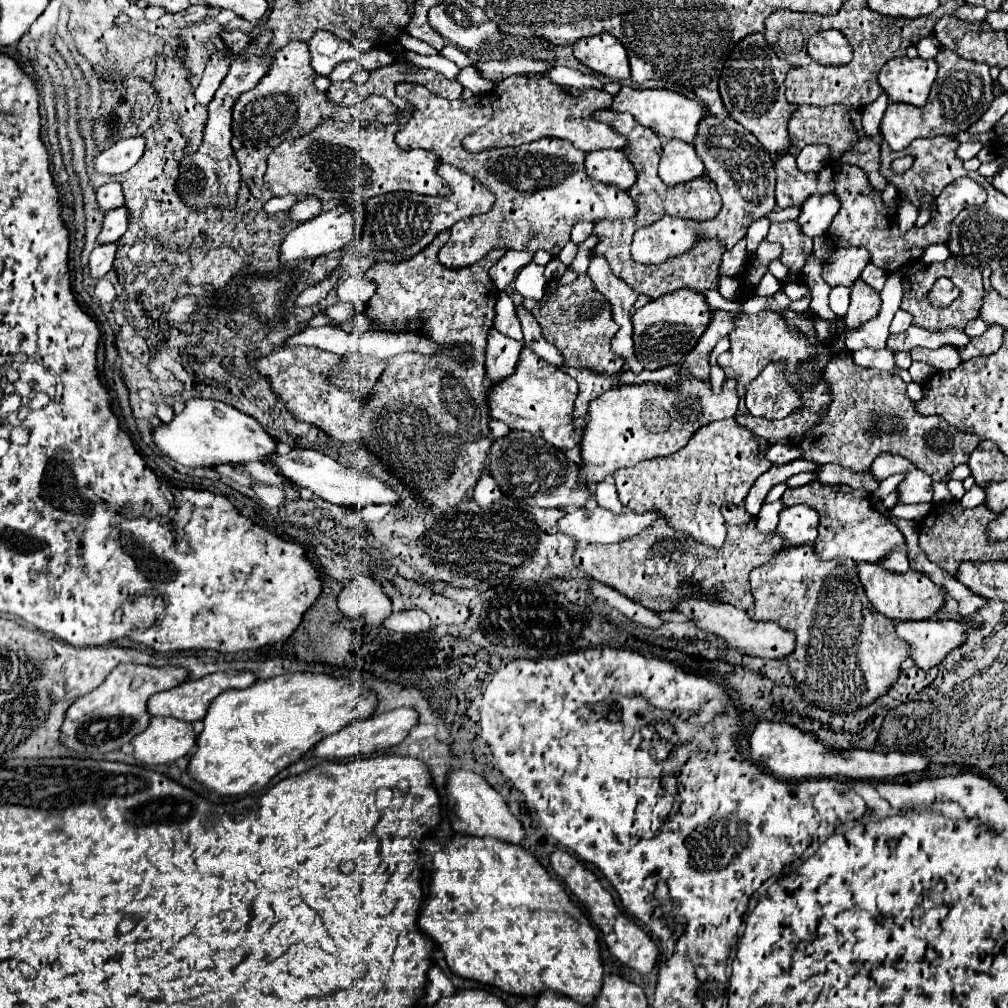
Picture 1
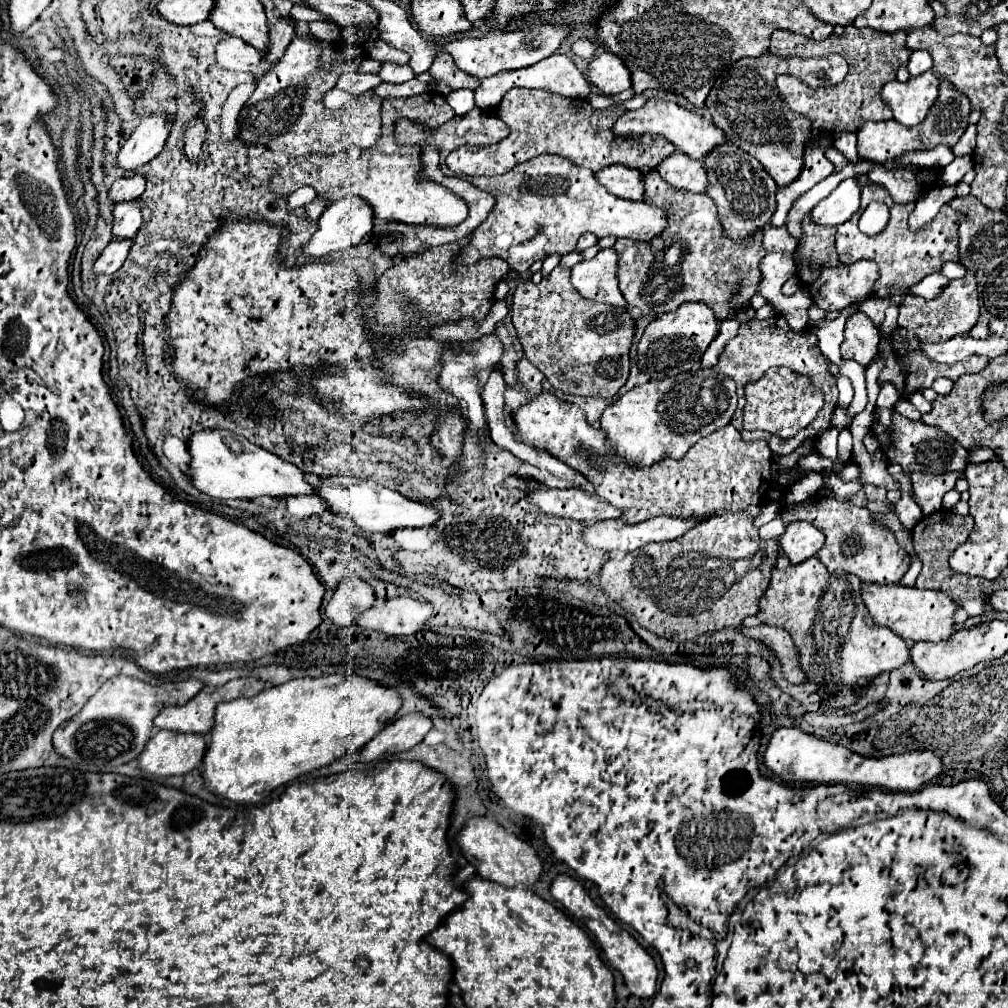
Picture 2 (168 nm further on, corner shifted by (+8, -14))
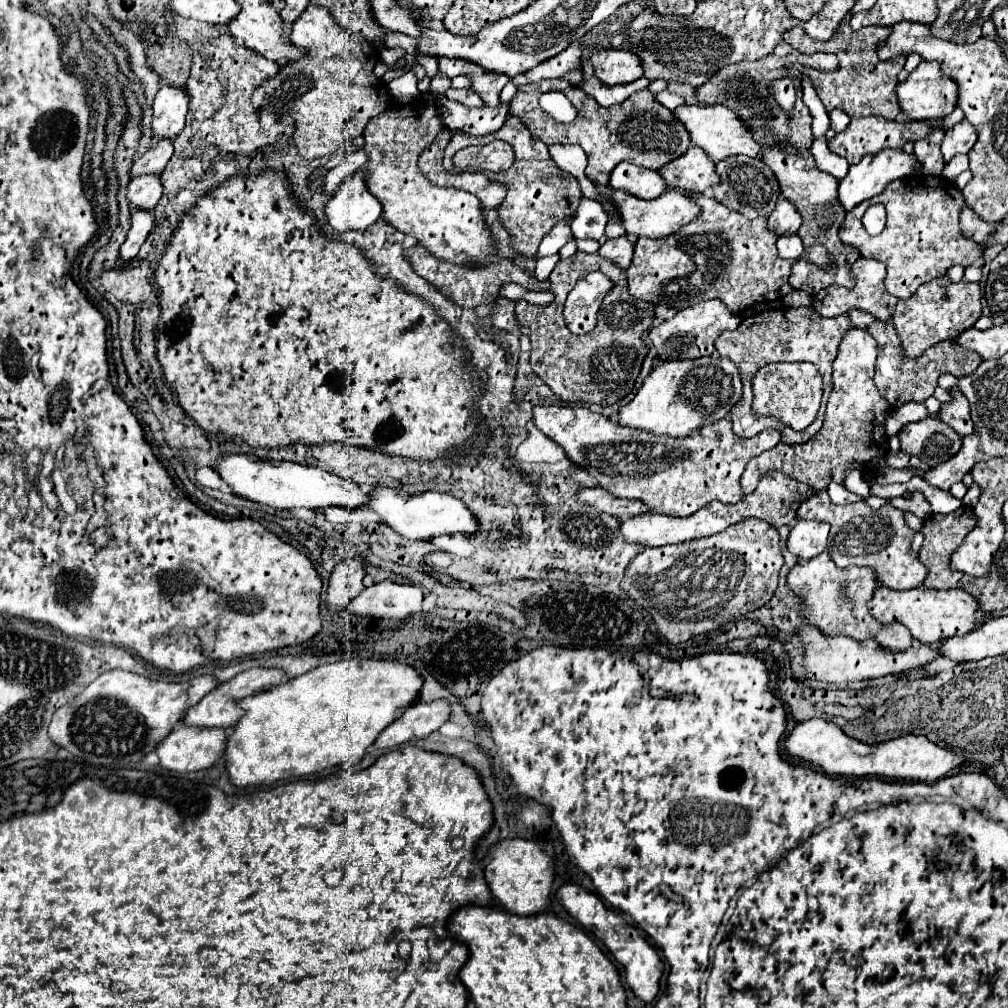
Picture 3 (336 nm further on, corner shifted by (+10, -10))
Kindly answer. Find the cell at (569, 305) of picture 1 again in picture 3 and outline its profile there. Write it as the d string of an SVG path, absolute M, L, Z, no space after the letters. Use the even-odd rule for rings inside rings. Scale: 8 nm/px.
M576 252L574 256L560 260L550 274L550 288L554 300L548 306L530 304L526 300L516 302L516 320L522 328L530 332L532 370L552 388L552 392L566 402L596 402L596 404L614 404L622 400L634 386L634 380L640 372L642 360L646 356L646 346L642 334L652 328L652 310L654 304L638 302L626 290L626 278L610 260L602 260L598 254ZM600 270L612 282L612 290L604 296L598 324L588 334L572 334L564 322L562 310L568 292L576 282L580 282L588 272Z

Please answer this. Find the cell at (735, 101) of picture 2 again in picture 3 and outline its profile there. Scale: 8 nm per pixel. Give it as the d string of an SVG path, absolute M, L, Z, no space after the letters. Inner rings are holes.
M782 42L782 52L772 52L760 60L754 62L736 62L730 66L724 66L722 70L718 70L706 84L702 84L696 90L696 98L700 104L722 104L726 108L730 108L732 112L738 114L738 118L746 124L746 128L752 132L754 140L762 146L762 162L766 162L766 166L772 168L772 172L778 178L780 184L780 192L782 196L792 202L796 206L796 210L802 216L802 226L798 230L798 236L804 242L804 248L810 248L814 244L822 244L828 248L830 258L834 260L828 268L822 270L822 266L816 266L804 258L798 258L792 264L792 274L790 274L790 286L804 290L808 294L816 294L818 290L830 286L830 284L844 284L844 286L852 286L852 280L848 276L850 266L858 260L858 250L854 250L852 246L844 246L842 242L838 242L838 226L842 224L846 212L842 210L842 206L838 206L838 180L822 170L816 168L814 156L810 152L812 146L812 116L806 108L806 104L802 102L800 96L800 88L798 88L798 98L796 104L790 112L782 110L778 106L778 102L774 102L772 94L768 92L768 82L772 84L774 80L786 76L784 66L788 64L804 64L810 66L814 70L820 72L834 72L838 70L838 58L836 54L826 54L826 52L816 52L816 54L800 54L798 50L794 50L790 44ZM788 148L794 148L794 152L790 152Z

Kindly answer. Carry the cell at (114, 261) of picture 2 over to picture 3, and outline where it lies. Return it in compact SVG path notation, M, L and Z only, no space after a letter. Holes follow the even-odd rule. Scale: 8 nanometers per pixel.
M132 210L130 230L128 230L126 240L120 246L120 254L118 254L118 258L122 262L128 262L128 260L132 260L138 254L142 242L146 240L146 234L154 228L154 218L152 216L154 214L146 212L146 210Z

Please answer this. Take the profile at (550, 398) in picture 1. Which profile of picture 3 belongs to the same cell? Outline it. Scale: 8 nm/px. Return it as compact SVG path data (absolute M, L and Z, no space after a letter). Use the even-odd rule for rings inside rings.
M540 404L534 406L532 418L534 418L534 426L542 430L550 440L554 440L560 448L564 448L564 452L574 464L588 470L600 488L608 490L616 498L642 500L650 512L660 512L670 516L690 516L712 500L720 500L724 504L740 502L744 498L740 478L746 470L746 464L754 456L774 448L780 442L780 430L764 430L750 440L738 438L732 432L732 422L726 418L714 422L714 426L704 426L702 430L694 430L694 434L688 434L686 438L658 438L642 430L622 428L616 422L608 420L606 416L594 414L584 406Z

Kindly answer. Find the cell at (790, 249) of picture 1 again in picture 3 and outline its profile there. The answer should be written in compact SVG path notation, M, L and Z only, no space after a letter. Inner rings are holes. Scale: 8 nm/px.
M780 200L778 206L774 208L774 212L768 218L768 228L770 232L774 232L776 236L782 234L796 234L800 228L800 214L794 210L794 206L790 206L790 202Z

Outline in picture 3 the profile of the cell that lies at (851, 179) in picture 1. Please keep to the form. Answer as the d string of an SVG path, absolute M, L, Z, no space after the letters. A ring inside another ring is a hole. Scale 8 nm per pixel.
M912 176L910 180L894 180L878 196L860 202L850 210L838 230L838 236L844 244L858 248L860 256L874 258L886 264L886 290L896 298L908 298L914 290L930 282L950 266L970 266L976 258L982 256L982 250L974 242L962 238L958 228L958 212L964 206L962 192L946 180ZM882 202L888 212L886 228L880 236L868 236L860 218L868 206Z

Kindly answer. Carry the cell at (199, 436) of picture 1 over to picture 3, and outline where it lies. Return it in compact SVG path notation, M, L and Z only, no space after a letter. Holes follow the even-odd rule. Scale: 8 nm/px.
M226 454L216 462L218 476L232 488L236 496L248 498L258 504L268 504L278 510L310 508L322 510L328 506L342 506L354 510L366 504L366 494L360 488L336 474L330 474L316 466L302 466L296 462L270 462L254 458L252 454Z

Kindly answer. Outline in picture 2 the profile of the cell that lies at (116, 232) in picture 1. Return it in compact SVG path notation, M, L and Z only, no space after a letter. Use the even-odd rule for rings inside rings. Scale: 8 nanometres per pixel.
M138 200L118 202L114 208L114 236L116 238L134 238L136 230L142 226L142 212Z

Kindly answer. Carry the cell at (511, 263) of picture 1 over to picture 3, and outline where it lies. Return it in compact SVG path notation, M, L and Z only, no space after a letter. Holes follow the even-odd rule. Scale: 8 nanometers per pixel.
M558 222L558 224L542 238L540 248L538 248L538 256L558 254L558 250L560 250L568 240L572 240L570 224L568 224L568 222Z

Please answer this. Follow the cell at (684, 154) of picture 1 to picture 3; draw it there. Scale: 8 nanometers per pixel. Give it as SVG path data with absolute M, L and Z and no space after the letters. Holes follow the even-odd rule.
M690 146L686 154L668 162L658 172L668 186L676 186L686 192L706 192L718 184L714 162L710 162L706 152L698 146Z

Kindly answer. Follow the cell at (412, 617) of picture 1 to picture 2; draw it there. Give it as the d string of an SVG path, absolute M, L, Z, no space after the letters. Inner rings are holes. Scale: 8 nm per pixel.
M398 596L392 600L376 602L372 610L366 610L356 618L360 628L382 630L392 636L408 636L422 628L422 624L430 618L432 604L420 602L410 596Z

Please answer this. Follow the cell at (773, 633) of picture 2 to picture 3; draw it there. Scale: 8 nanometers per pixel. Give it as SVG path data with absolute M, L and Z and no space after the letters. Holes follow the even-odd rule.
M802 624L796 628L798 636L802 640L804 646L804 670L806 676L810 680L818 680L818 682L856 682L856 680L870 680L870 678L878 678L878 676L886 676L886 674L904 674L910 672L914 668L922 668L928 662L932 662L934 658L938 658L940 654L932 648L932 646L920 646L918 650L910 648L904 652L888 652L882 650L876 642L868 640L868 642L856 642L852 638L846 636L838 636L838 638L828 638L822 632L818 632L818 628L810 626L810 624Z

